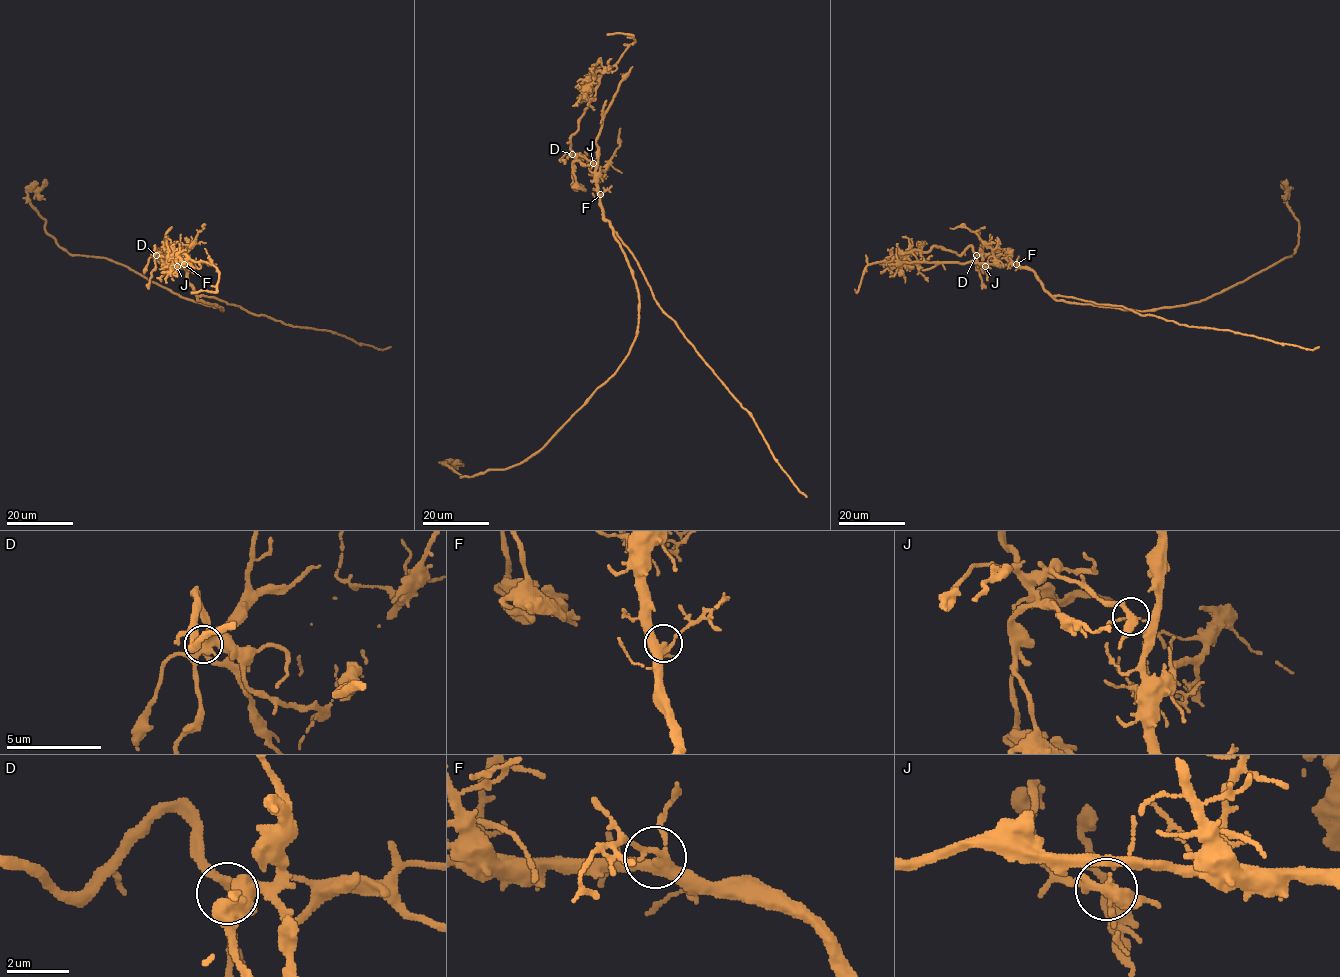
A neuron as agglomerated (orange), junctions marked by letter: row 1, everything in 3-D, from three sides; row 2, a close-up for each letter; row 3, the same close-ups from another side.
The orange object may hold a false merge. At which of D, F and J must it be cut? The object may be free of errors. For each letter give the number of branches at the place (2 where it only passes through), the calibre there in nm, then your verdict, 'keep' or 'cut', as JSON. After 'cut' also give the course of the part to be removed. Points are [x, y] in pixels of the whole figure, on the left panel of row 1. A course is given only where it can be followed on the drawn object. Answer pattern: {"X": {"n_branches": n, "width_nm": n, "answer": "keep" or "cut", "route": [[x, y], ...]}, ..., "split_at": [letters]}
{"D": {"n_branches": 4, "width_nm": 320, "answer": "keep"}, "F": {"n_branches": 4, "width_nm": 320, "answer": "keep"}, "J": {"n_branches": 4, "width_nm": 320, "answer": "cut", "route": [[177, 266], [198, 300], [223, 311], [125, 266], [66, 251], [28, 198], [45, 179]]}, "split_at": ["J"]}

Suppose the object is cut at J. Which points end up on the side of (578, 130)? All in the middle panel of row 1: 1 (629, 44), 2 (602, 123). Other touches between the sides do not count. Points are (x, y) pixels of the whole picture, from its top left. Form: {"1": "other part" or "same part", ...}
{"1": "same part", "2": "other part"}

